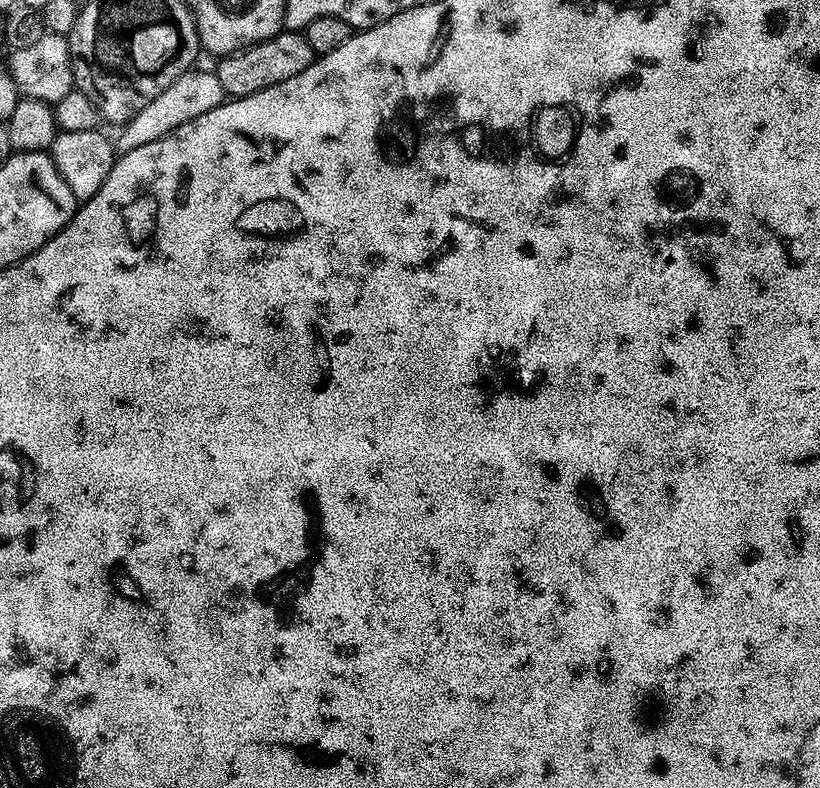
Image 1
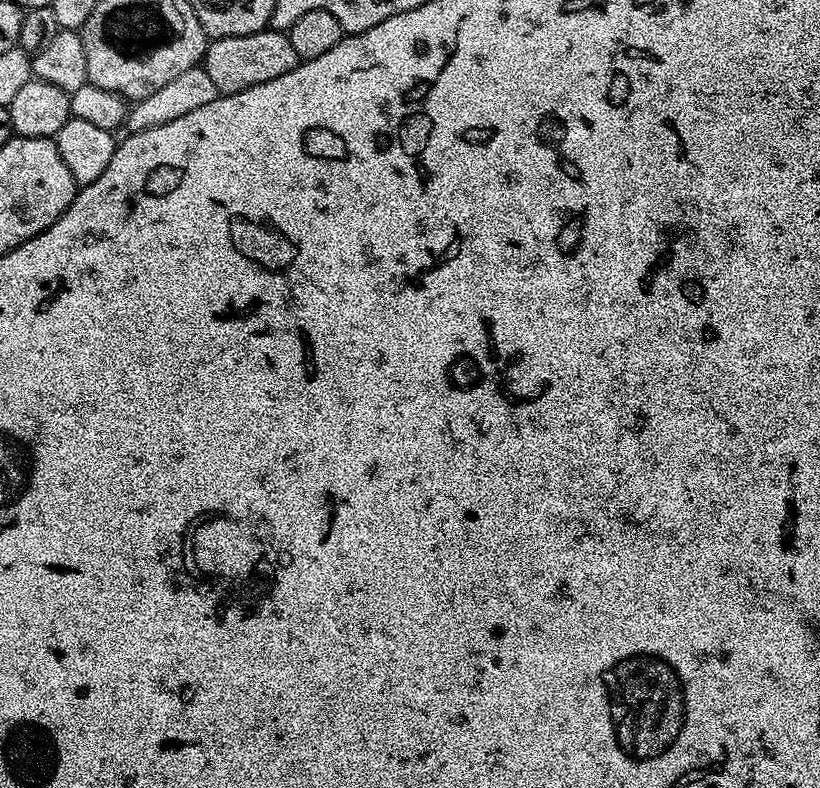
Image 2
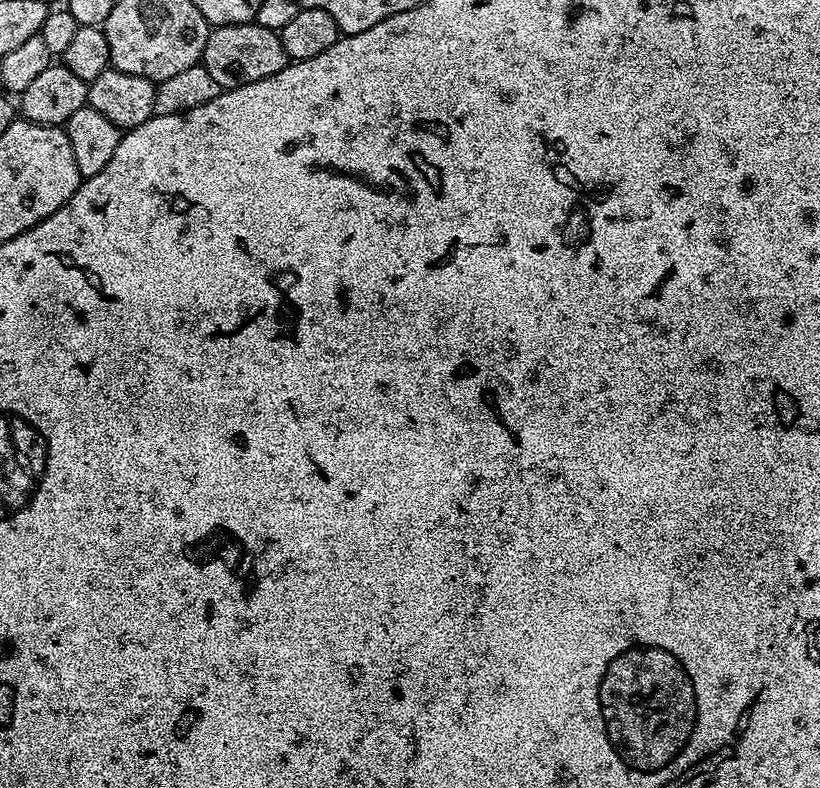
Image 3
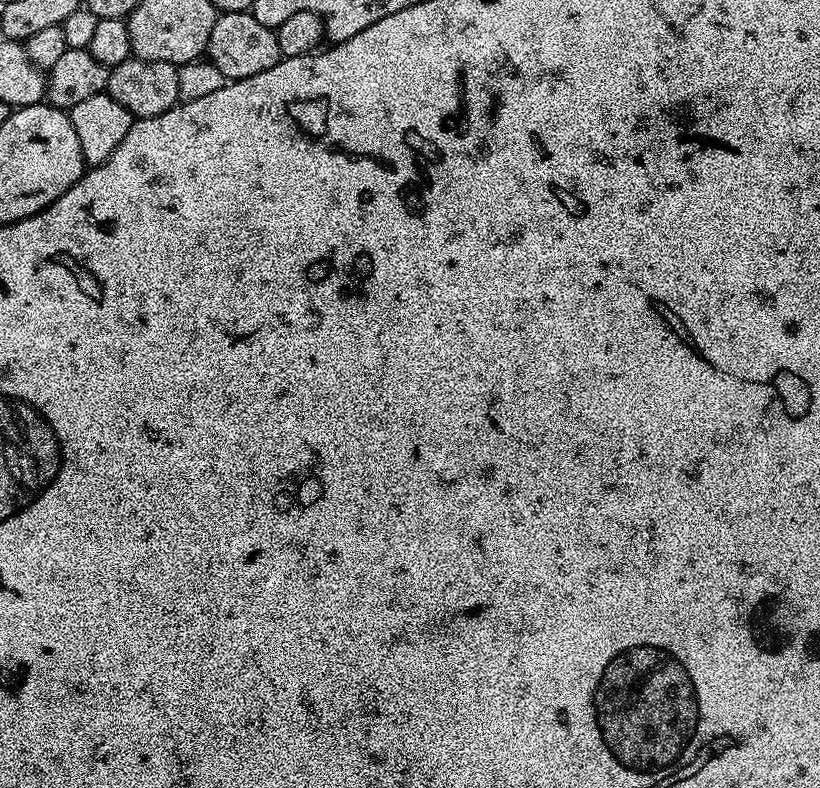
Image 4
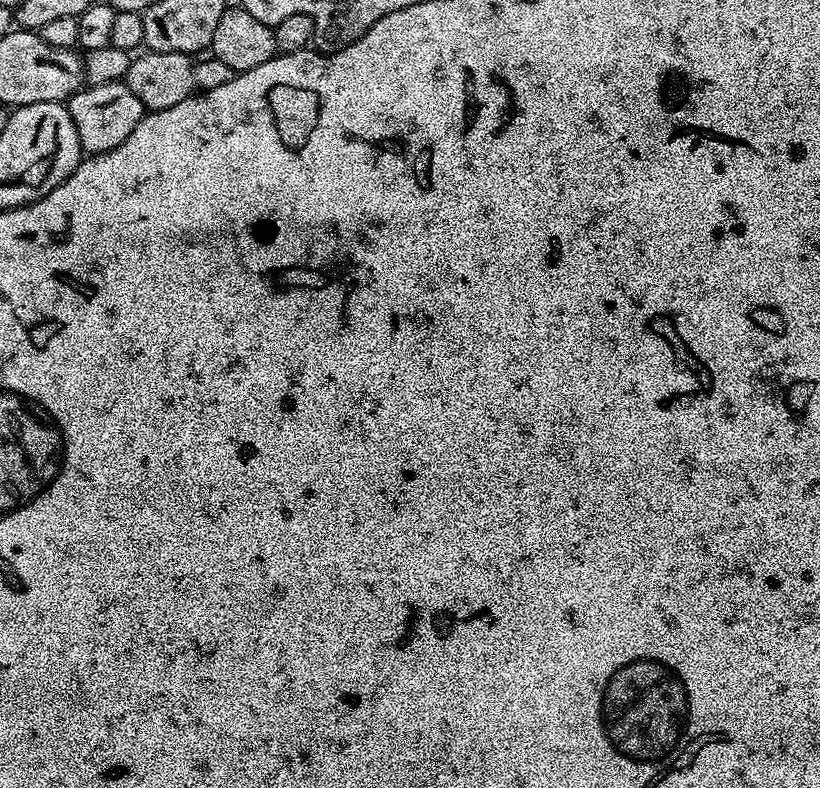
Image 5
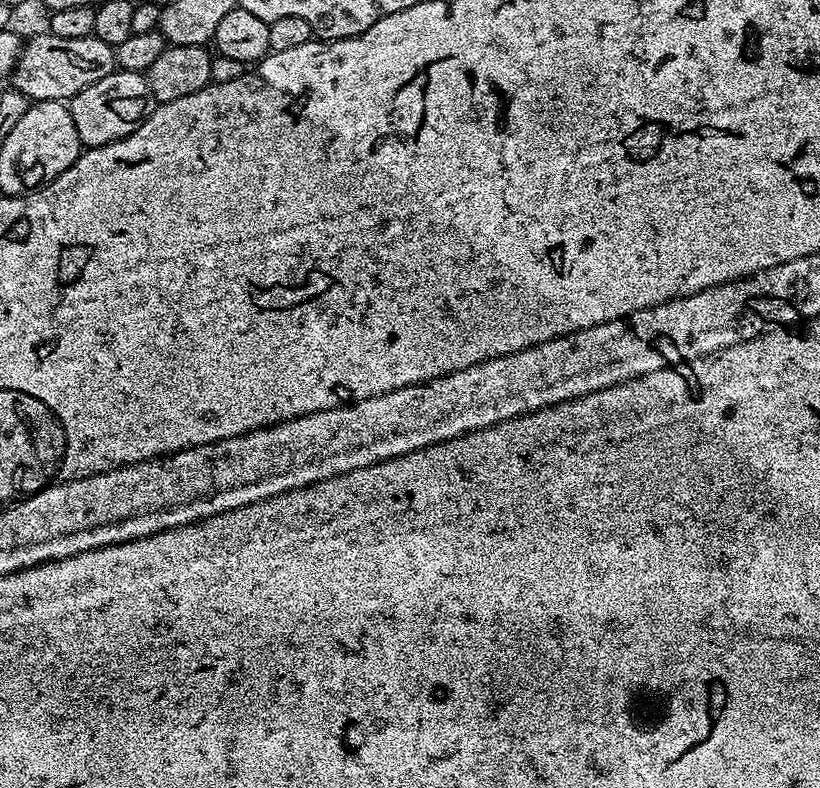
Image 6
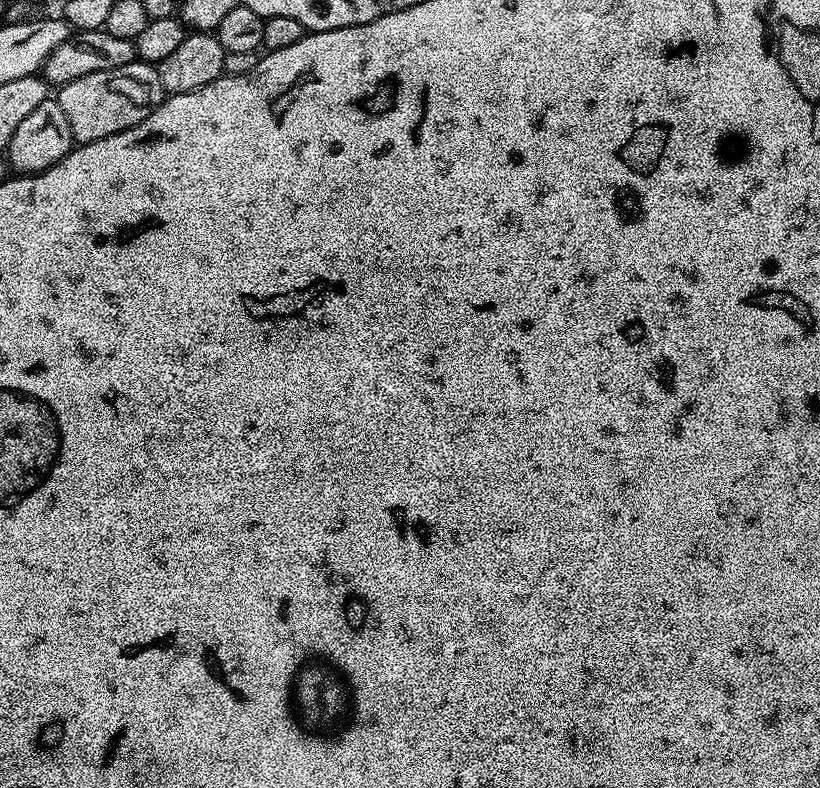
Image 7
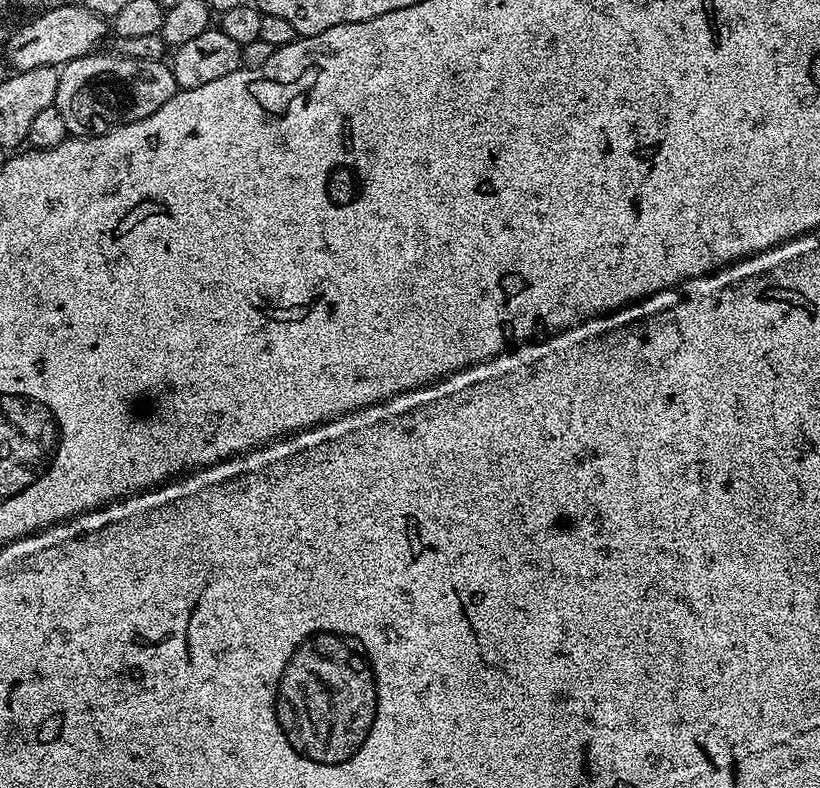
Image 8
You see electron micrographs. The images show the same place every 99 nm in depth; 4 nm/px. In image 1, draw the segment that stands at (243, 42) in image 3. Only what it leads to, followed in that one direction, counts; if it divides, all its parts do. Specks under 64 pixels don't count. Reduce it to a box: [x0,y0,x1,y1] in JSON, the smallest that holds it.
[214,30,317,97]

